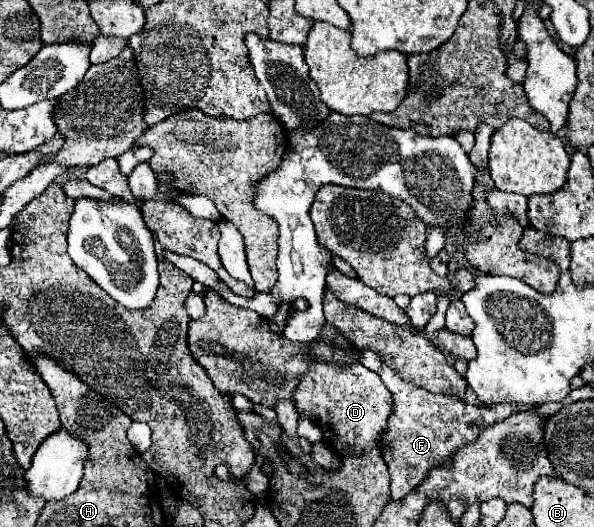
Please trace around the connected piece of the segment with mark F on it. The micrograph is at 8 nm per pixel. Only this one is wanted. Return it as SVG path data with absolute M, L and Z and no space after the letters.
M360 350L360 362L368 370L376 372L382 378L384 386L392 392L392 414L388 418L388 428L386 432L382 432L378 442L382 458L390 472L392 500L404 498L426 478L432 466L446 464L460 446L474 442L484 428L516 412L536 408L536 404L528 406L528 404L512 404L512 402L480 408L480 406L466 404L460 398L452 398L446 394L432 394L420 386L414 386L412 382L402 380L400 374L394 372L390 366L386 366L382 356L372 350Z

